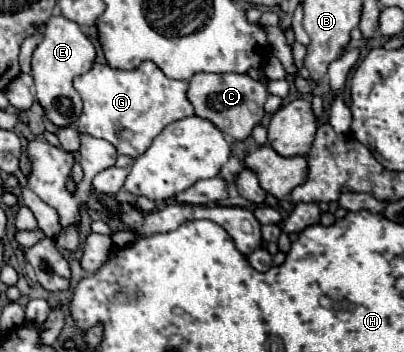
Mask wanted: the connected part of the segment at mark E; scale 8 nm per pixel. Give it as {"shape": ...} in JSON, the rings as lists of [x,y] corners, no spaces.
{"shape":[[[63,16],[49,18],[49,22],[45,24],[43,42],[33,52],[31,76],[35,82],[37,100],[43,106],[47,120],[51,120],[57,128],[67,128],[67,126],[75,128],[83,106],[81,106],[81,96],[73,88],[73,78],[77,74],[89,72],[93,62],[95,62],[95,46],[81,32],[81,28]]]}

